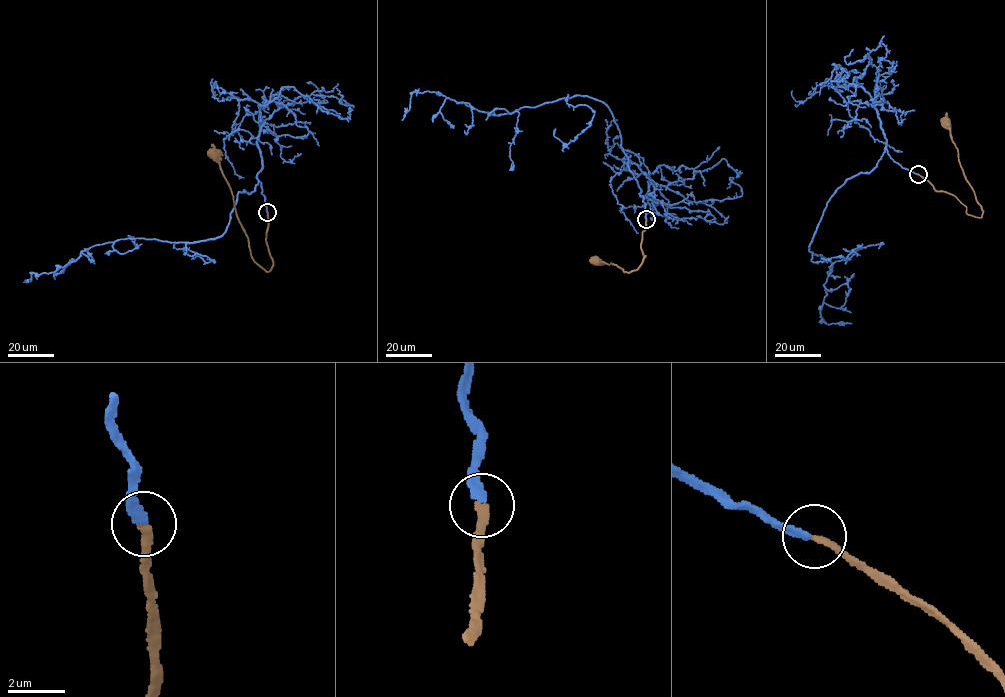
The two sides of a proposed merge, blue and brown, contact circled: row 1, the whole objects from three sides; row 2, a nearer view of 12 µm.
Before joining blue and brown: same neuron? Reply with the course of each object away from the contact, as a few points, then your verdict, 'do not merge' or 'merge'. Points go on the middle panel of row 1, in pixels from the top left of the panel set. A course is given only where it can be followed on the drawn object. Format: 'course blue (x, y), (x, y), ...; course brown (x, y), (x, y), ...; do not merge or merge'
course blue (646, 218), (620, 131), (608, 108), (596, 99), (576, 95), (492, 115), (434, 92), (413, 91), (401, 120); course brown (646, 219), (641, 247), (645, 255), (636, 269), (627, 273), (611, 263), (597, 264), (596, 261); merge

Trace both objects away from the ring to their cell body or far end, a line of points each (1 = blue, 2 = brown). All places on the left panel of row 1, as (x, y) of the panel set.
1: (267, 212), (256, 176), (255, 190), (238, 193), (221, 235), (194, 242), (119, 239), (23, 282)
2: (267, 212), (266, 241), (273, 265), (266, 271), (253, 258), (248, 238), (236, 216), (231, 188), (215, 155)

